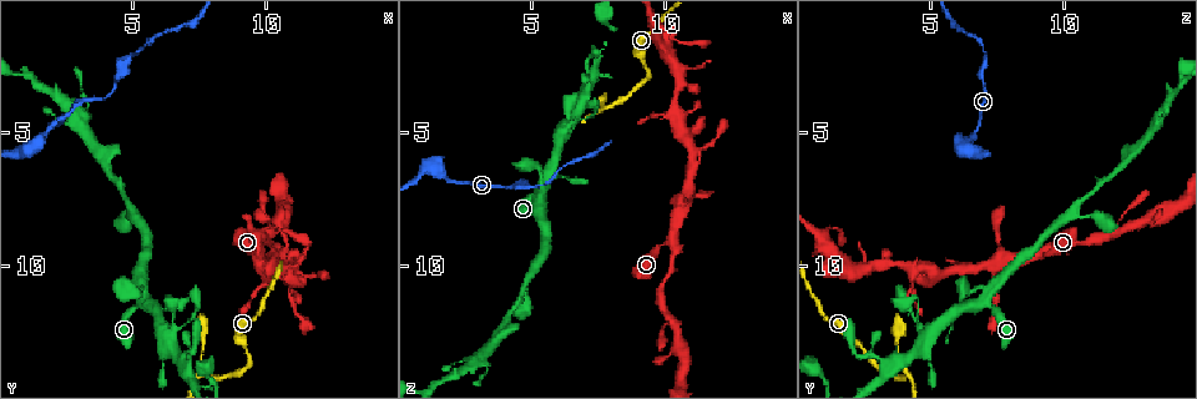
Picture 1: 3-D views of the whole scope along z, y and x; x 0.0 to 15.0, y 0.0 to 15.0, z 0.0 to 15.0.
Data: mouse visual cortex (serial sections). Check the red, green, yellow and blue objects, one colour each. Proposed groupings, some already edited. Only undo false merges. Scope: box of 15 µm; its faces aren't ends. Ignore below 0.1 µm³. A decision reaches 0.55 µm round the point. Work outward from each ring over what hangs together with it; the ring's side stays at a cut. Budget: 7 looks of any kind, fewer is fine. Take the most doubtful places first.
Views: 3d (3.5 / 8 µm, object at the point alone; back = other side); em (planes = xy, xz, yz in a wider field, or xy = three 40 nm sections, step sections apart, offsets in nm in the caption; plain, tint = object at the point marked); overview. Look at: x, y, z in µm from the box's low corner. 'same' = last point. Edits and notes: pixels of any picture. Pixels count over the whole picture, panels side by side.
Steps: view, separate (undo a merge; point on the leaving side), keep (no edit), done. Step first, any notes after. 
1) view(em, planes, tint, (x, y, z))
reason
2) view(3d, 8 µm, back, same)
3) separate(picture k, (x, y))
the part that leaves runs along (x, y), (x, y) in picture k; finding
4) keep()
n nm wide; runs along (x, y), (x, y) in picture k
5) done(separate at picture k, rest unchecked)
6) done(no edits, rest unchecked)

view(3d, 8 µm, back, (7.7, 14.2, 4.0))

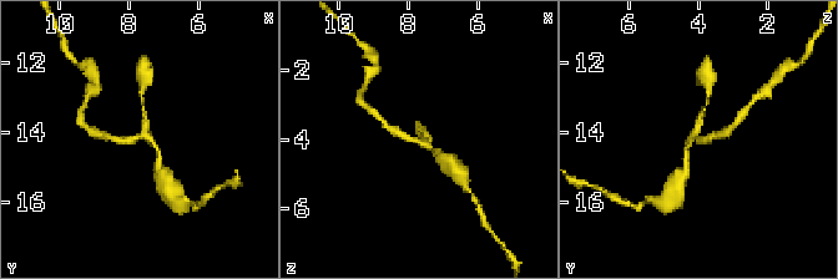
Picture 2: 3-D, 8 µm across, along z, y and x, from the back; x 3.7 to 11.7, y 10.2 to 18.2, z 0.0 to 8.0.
view(3d, 3.5 µm, (7.7, 14.1, 4.2))
closer look

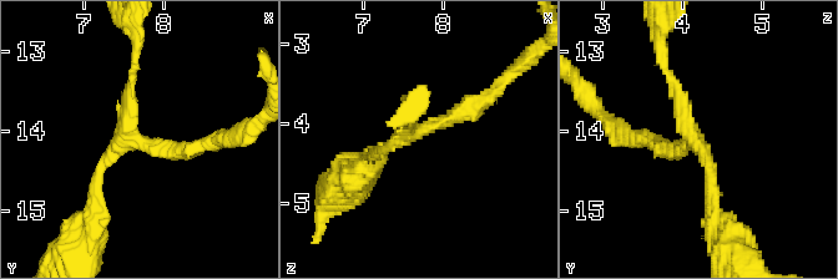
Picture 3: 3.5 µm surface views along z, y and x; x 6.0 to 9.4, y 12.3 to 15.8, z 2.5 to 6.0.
view(em, xy, step 2, tint, (7.65, 14.10, 4.10))
3 arms; arms of 100, 150, 200 nm

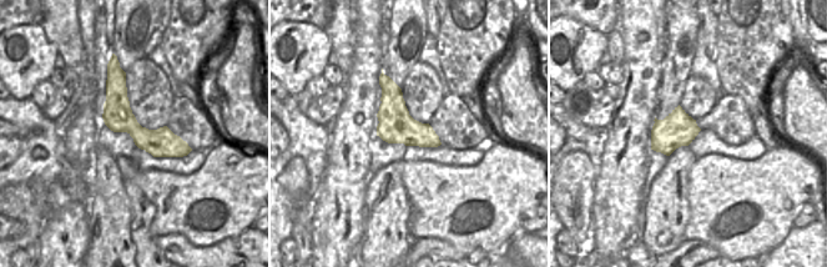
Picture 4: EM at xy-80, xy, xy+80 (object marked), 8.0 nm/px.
keep()
280 nm wide; runs along (208, 142), (151, 150), (129, 131), (136, 65) in picture 3; all the same cell

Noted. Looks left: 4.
view(3d, 3.5 µm, (5.3, 11.3, 7.0))
four or more arms meet

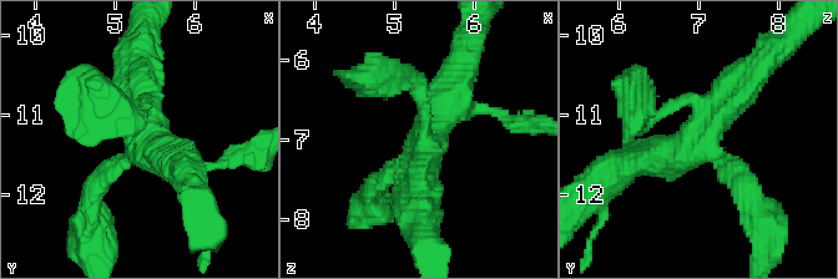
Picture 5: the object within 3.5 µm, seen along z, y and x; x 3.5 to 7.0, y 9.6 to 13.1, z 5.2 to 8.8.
view(em, xy, step 2, tint, (5.30, 11.30, 7.15))
4 arms; arms of 150, 250, 400, 500 nm

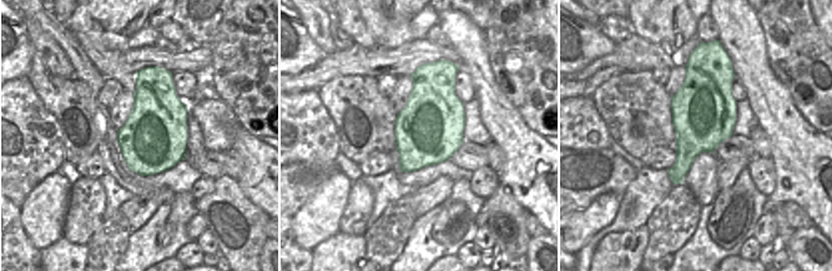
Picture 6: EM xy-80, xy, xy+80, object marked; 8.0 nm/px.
keep()
runs along (94, 193), (147, 132), (140, 70) in picture 5; all the same cell

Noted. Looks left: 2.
view(3d, 8 µm, (6.4, 12.5, 4.8))

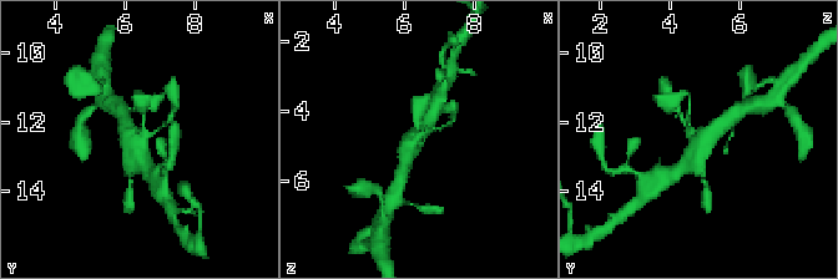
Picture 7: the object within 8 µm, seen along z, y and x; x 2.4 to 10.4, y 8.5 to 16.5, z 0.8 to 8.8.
view(em, planes, tint, (6.4, 12.5, 4.7))
now the EM

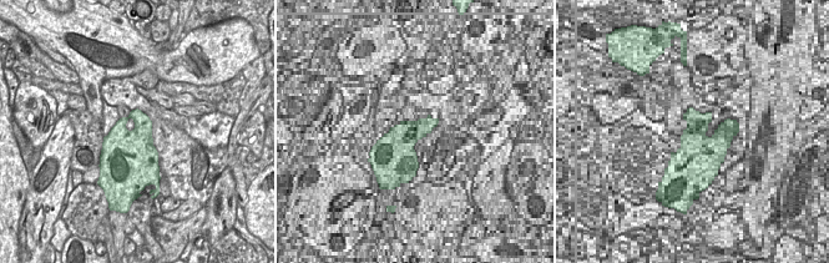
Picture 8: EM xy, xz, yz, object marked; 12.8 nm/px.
keep()
runs along (721, 122), (705, 145), (675, 171) in picture 7; continuous, no second cell

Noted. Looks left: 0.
done(no edits, rest unchecked)

